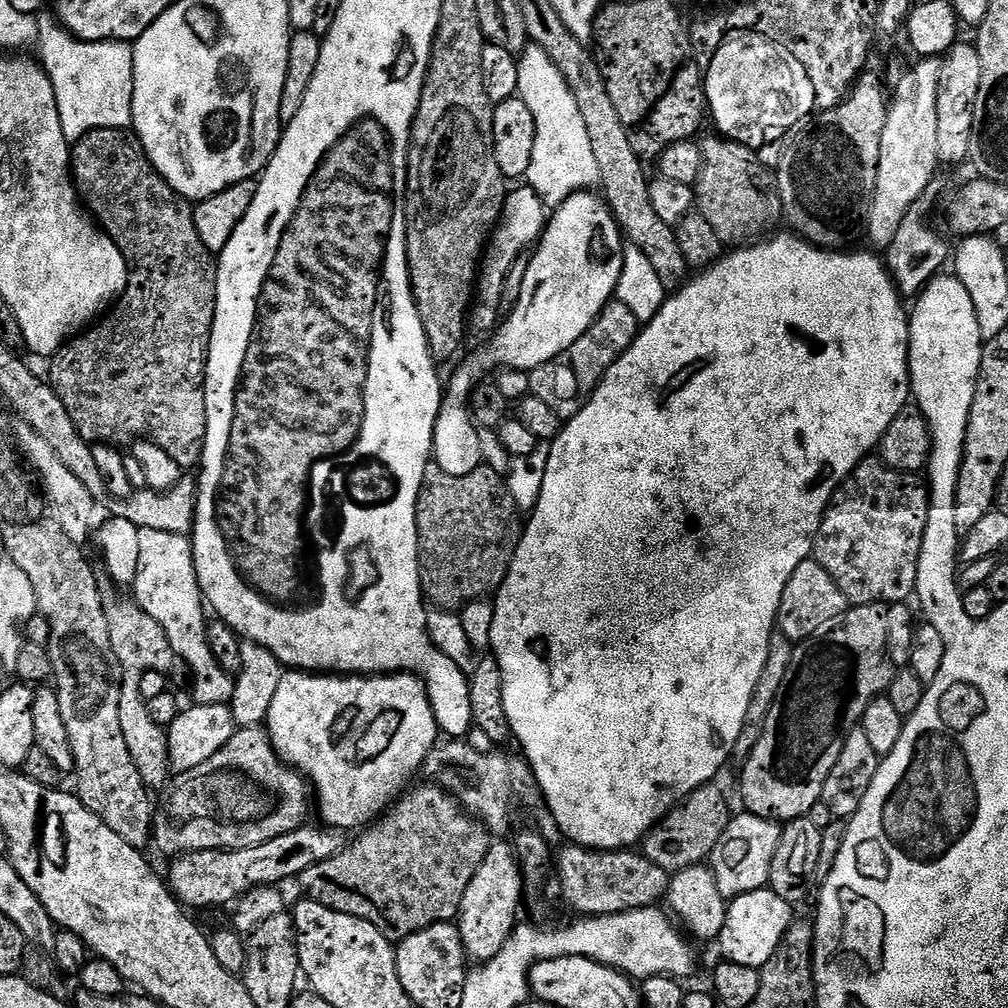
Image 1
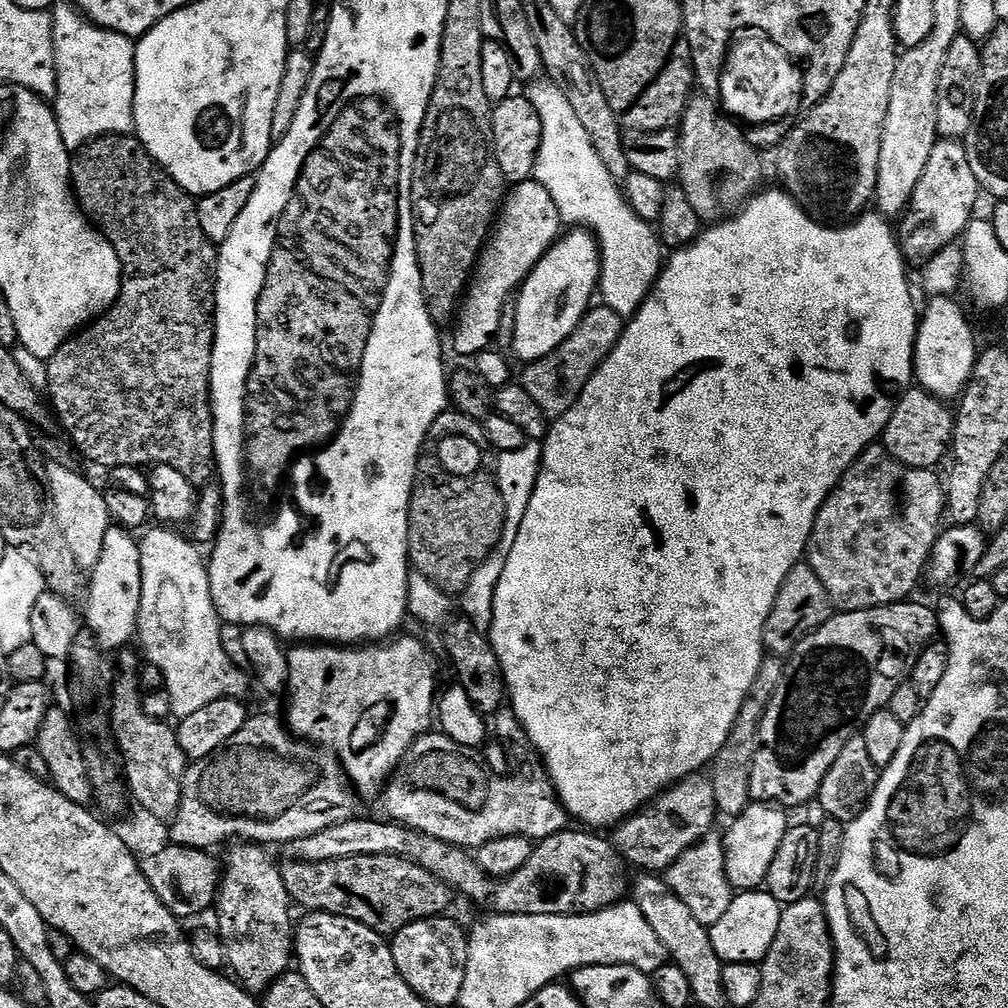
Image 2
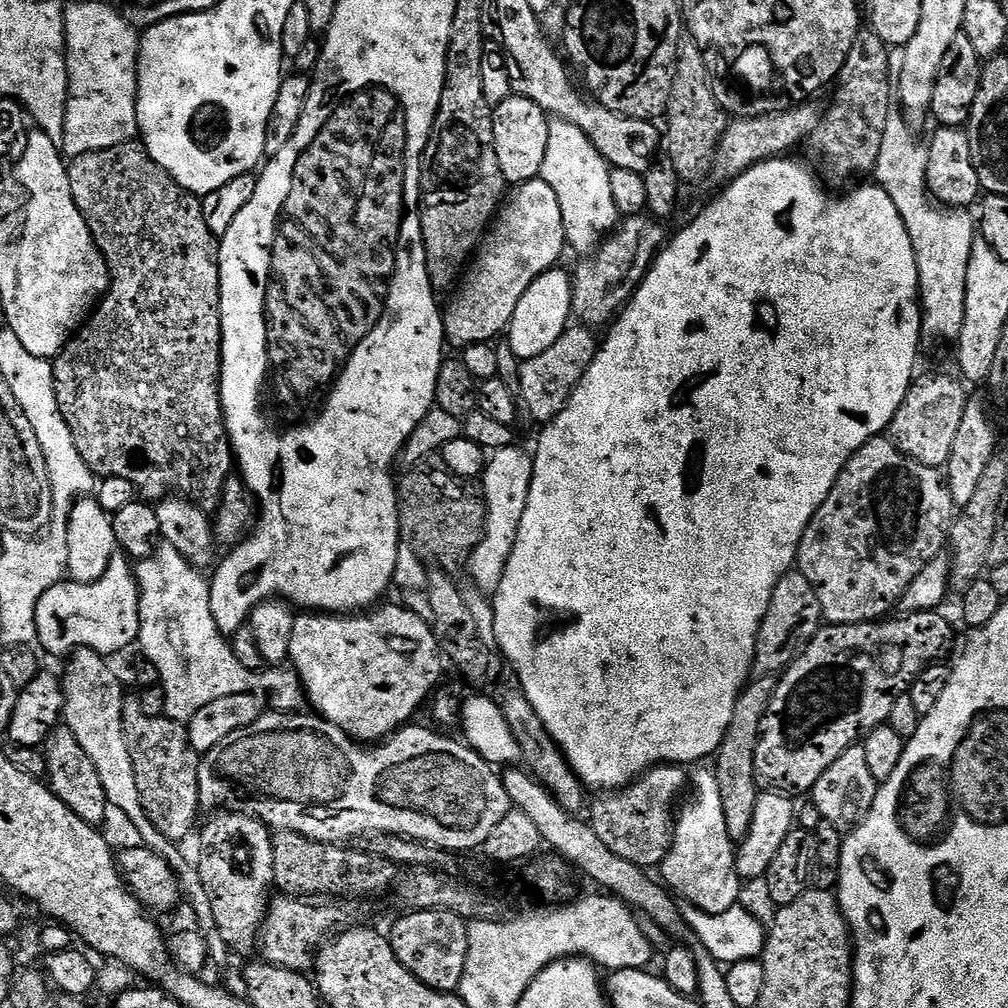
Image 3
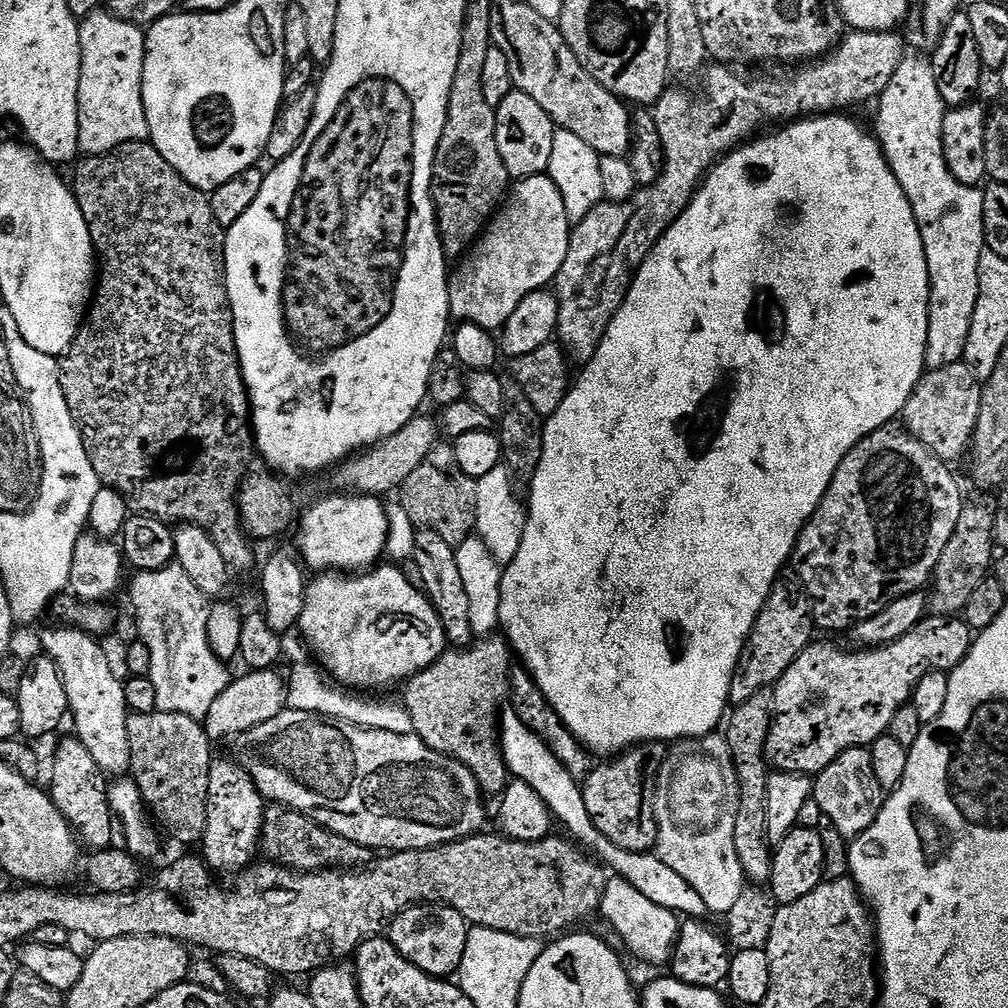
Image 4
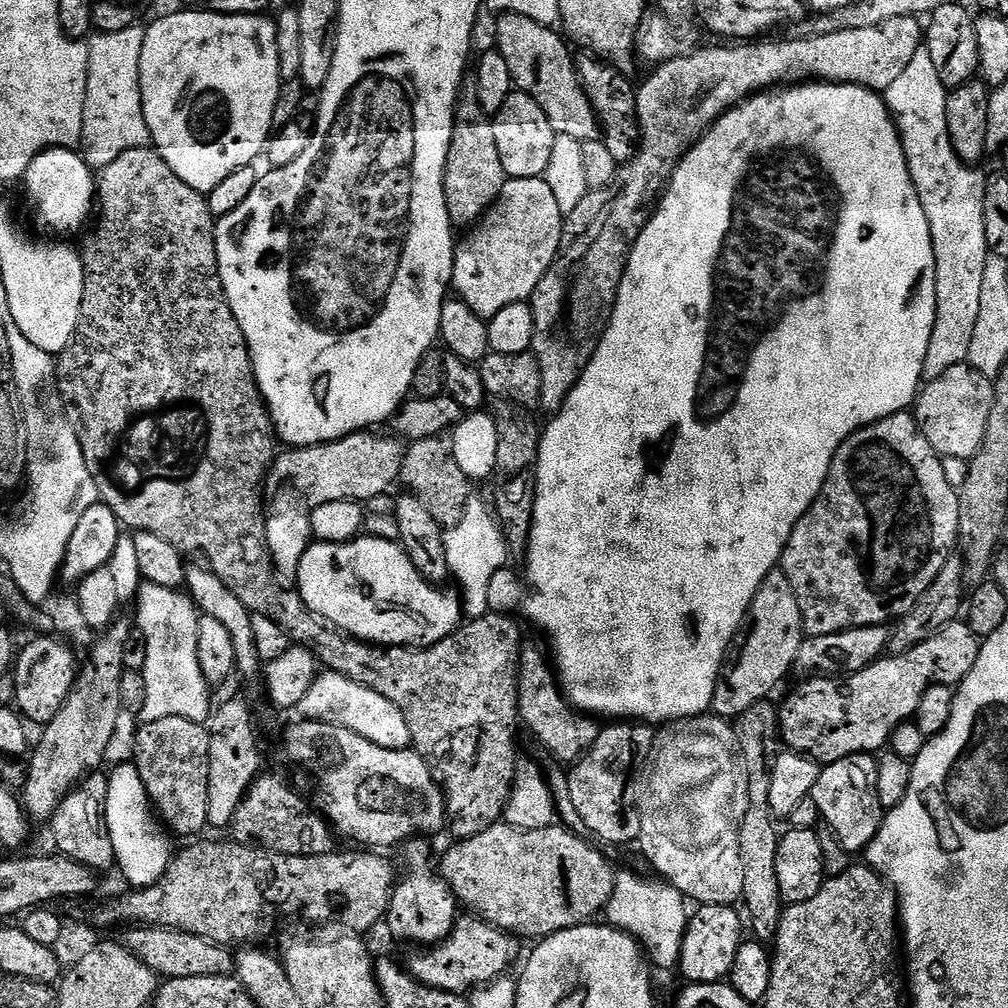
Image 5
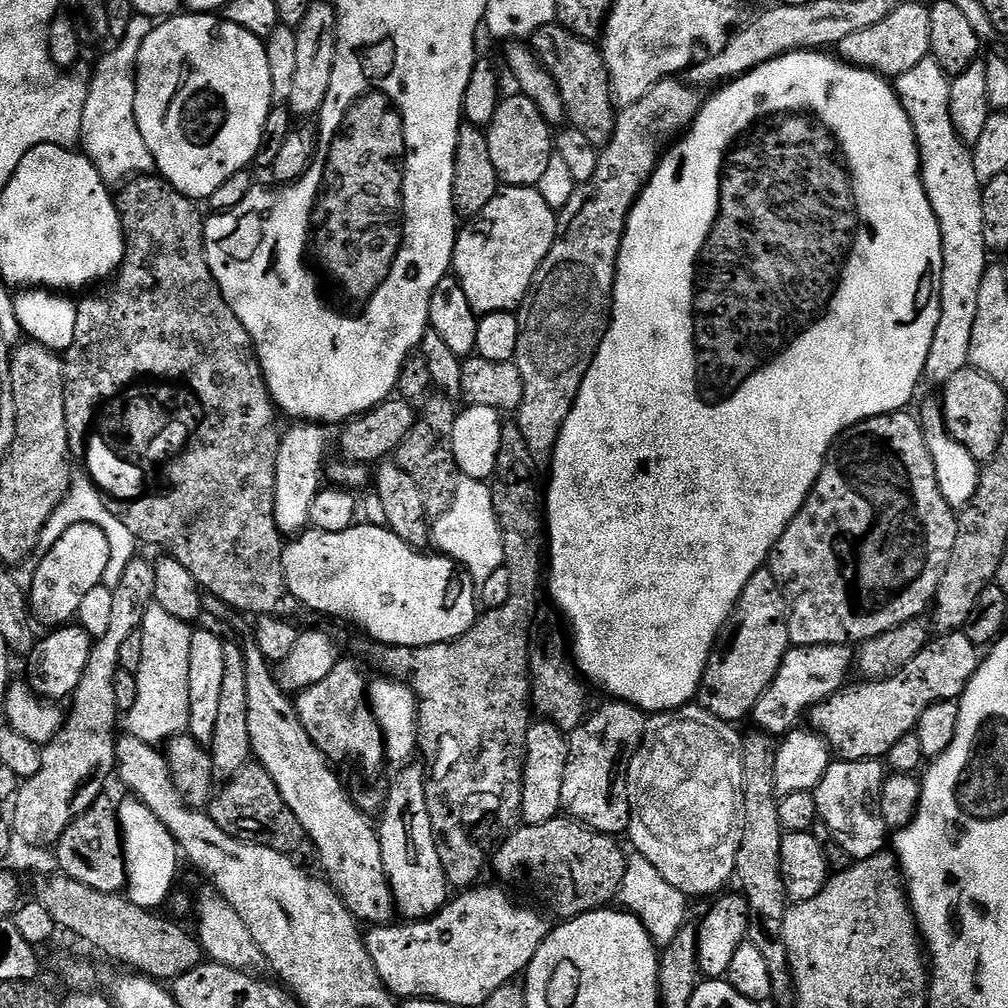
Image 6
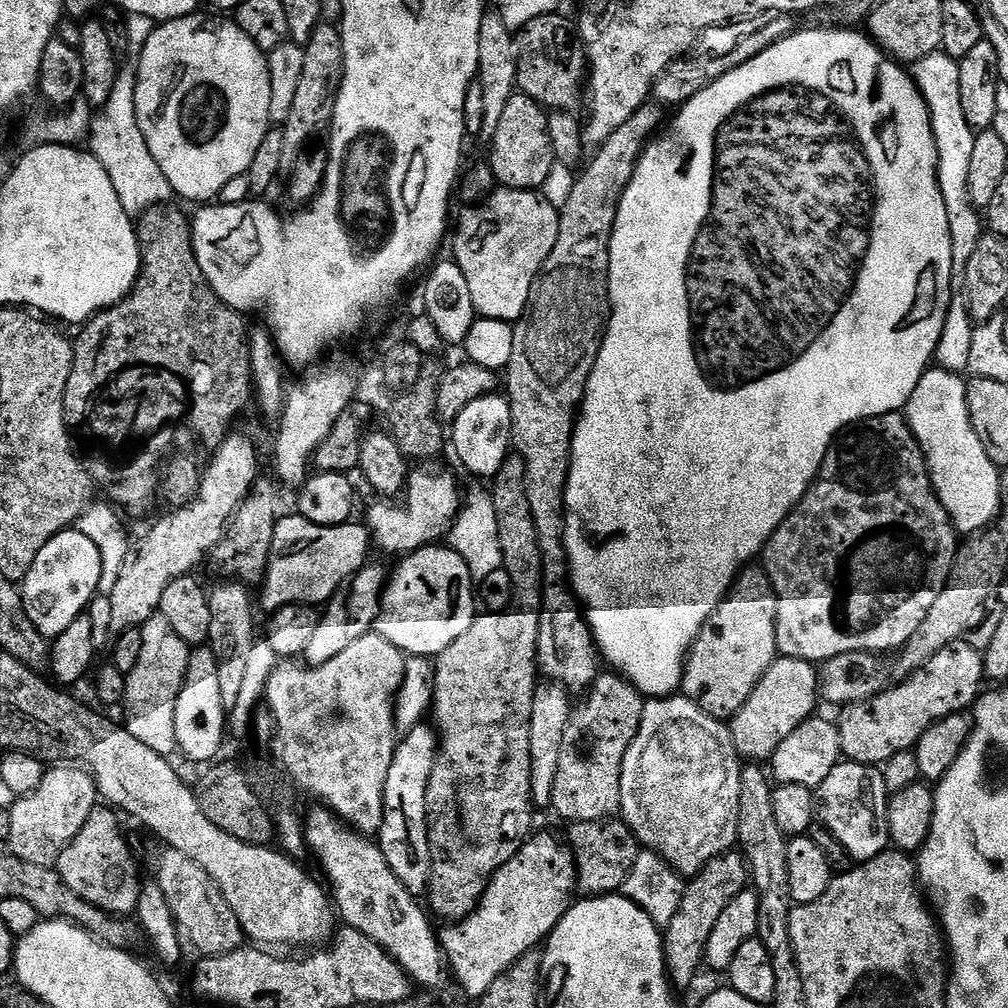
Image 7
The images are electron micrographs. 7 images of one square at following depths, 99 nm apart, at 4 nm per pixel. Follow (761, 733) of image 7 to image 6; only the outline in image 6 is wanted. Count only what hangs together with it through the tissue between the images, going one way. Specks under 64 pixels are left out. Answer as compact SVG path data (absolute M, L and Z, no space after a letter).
M823 644L822 646L789 647L782 658L782 666L778 666L778 674L774 682L758 698L750 720L761 732L773 738L783 738L797 727L800 719L811 713L815 704L821 704L830 698L838 689L845 687L849 679L848 671L854 668L854 652L846 644Z

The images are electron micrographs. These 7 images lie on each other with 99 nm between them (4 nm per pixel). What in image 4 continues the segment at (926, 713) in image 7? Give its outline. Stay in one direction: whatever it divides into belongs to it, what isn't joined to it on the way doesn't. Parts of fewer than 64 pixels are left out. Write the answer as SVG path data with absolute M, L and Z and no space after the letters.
M932 614L921 620L914 630L910 630L910 634L898 638L898 642L883 644L880 648L847 652L836 644L809 644L772 688L772 725L764 747L769 765L780 774L811 777L826 770L826 766L830 766L830 762L834 762L846 750L870 746L879 736L887 733L894 714L898 714L902 705L911 701L912 691L918 682L922 682L922 678L931 672L951 673L968 657L973 639L973 629L963 619Z

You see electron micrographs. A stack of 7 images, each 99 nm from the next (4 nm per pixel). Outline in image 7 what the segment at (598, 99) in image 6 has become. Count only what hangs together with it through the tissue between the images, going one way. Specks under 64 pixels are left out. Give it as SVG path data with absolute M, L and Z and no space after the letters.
M556 12L534 18L515 33L518 50L516 87L545 110L575 113L582 104L582 81L588 71L588 57L574 35L574 24Z

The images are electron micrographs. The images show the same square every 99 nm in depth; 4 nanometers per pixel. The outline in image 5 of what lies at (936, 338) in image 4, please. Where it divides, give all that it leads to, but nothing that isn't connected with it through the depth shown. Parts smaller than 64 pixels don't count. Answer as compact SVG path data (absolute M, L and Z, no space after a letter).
M926 46L920 47L918 54L914 54L914 59L907 64L906 70L902 70L902 75L898 77L885 92L883 92L884 103L888 105L888 110L892 114L892 119L896 121L896 128L900 131L900 141L906 154L906 162L910 170L910 178L914 182L914 190L922 202L922 210L926 210L926 222L930 226L930 238L934 246L934 262L936 263L936 325L930 334L930 346L926 346L926 362L922 362L922 377L925 381L938 378L941 374L946 374L953 366L965 363L970 354L970 342L974 339L974 326L978 322L978 305L982 302L982 274L986 267L986 258L990 255L988 243L986 242L986 222L984 221L984 182L985 173L976 171L975 167L963 164L950 142L950 130L946 126L946 102L948 101L949 89L945 88L942 78L938 78L938 70L934 66L934 58L930 58L930 50Z

